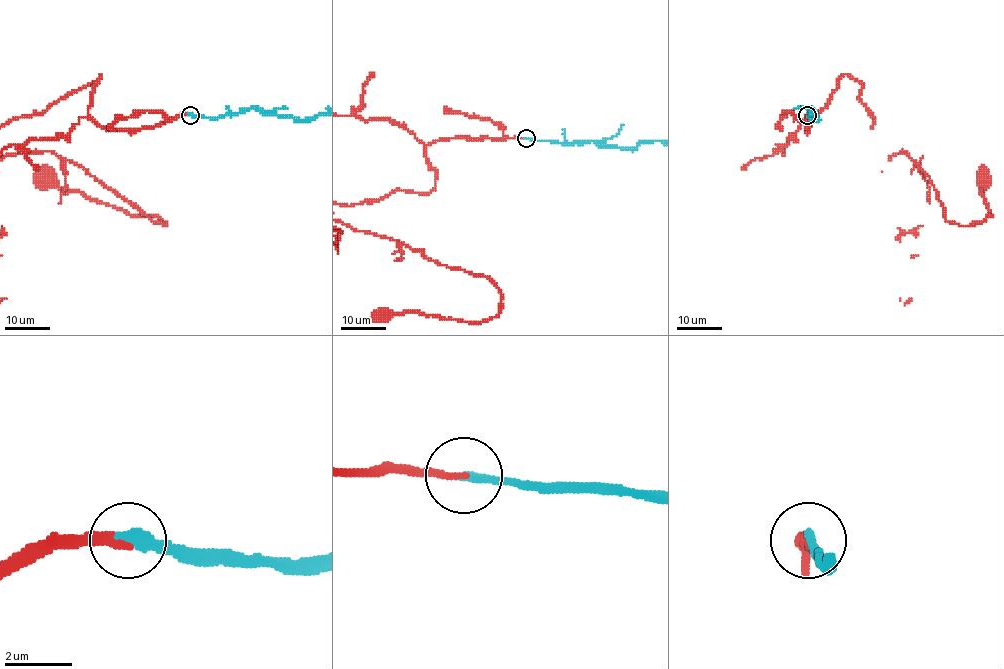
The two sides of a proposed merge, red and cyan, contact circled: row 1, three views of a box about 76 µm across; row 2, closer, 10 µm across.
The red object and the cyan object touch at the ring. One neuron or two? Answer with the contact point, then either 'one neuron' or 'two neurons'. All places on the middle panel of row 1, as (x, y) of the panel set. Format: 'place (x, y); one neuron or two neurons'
place (526, 138); one neuron

